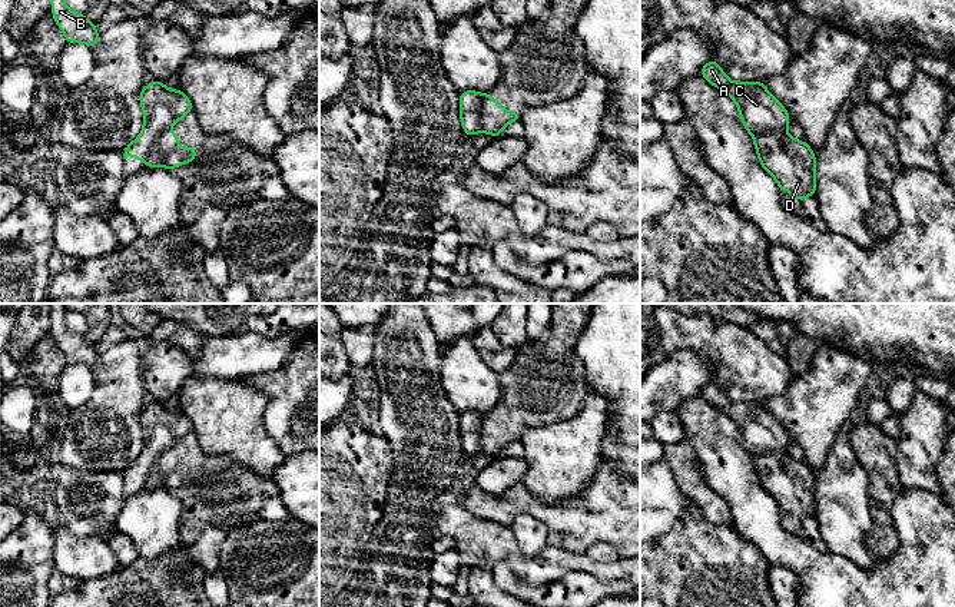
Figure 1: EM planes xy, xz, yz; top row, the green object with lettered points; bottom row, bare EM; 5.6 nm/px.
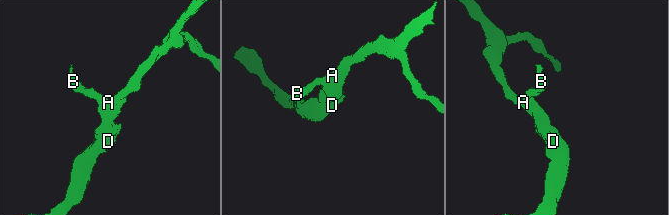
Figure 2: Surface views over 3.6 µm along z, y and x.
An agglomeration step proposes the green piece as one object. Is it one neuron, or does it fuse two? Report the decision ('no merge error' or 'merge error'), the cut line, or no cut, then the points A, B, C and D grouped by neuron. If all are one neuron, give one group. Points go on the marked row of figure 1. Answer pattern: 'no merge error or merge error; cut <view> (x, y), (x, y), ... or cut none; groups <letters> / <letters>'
merge error; cut xz (484, 95), (480, 108), (480, 130); groups A B C / D

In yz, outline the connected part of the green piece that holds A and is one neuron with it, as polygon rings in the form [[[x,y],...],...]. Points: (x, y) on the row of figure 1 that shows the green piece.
[[[716,60],[706,63],[700,74],[733,99],[747,133],[752,136],[769,132],[787,133],[790,115],[763,82],[732,82]]]

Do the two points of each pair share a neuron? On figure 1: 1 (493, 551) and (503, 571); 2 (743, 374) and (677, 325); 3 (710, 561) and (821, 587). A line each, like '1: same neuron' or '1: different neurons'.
1: different neurons
2: same neuron
3: different neurons

